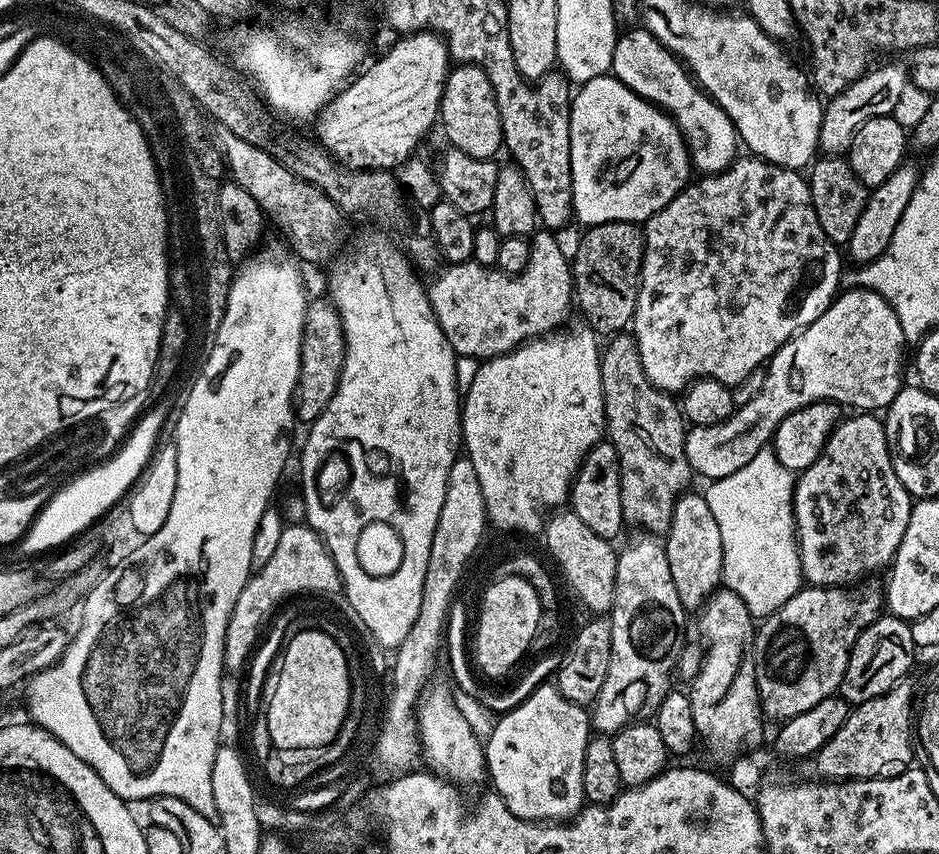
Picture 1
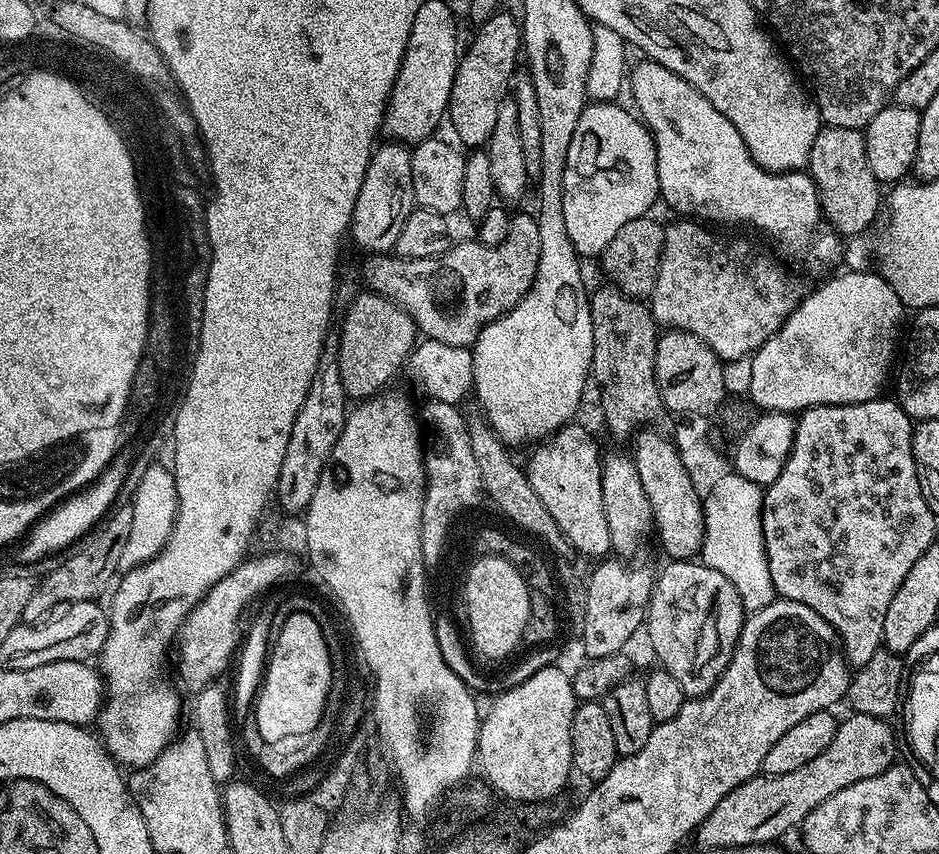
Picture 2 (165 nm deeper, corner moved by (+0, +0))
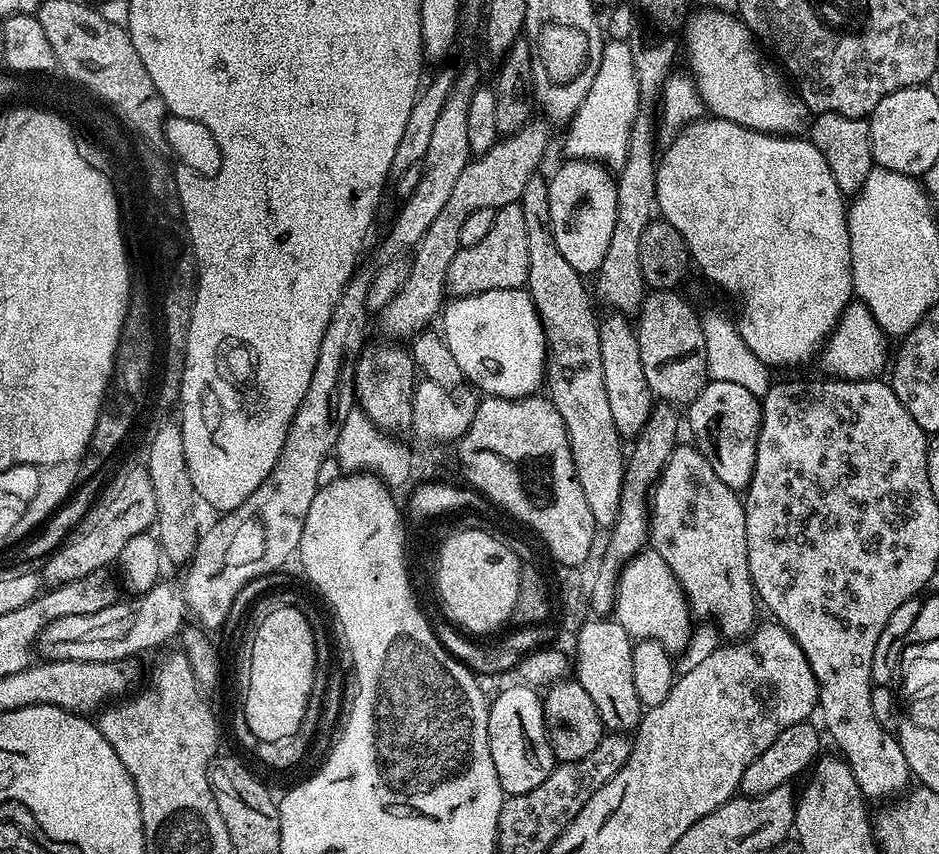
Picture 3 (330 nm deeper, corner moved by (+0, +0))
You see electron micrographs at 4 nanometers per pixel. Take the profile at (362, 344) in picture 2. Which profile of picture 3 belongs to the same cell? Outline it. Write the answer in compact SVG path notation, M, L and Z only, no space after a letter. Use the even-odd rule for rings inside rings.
M533 118L526 121L520 128L514 132L501 135L494 146L490 146L490 150L473 155L462 174L455 180L450 198L447 203L443 204L443 209L439 211L430 223L430 228L426 230L422 238L417 242L414 249L414 255L411 257L412 273L410 278L402 286L400 293L391 300L386 307L380 309L378 319L380 319L380 328L385 332L385 337L391 338L396 342L408 342L418 332L423 332L429 327L428 324L432 319L437 319L438 313L441 311L442 305L446 300L446 285L448 282L448 267L450 262L454 262L454 254L458 254L460 249L460 233L462 231L462 222L466 222L469 214L474 214L474 210L482 210L483 208L501 208L507 204L519 204L522 198L522 190L526 190L526 182L530 182L532 176L537 175L541 171L540 163L544 160L544 155L548 152L548 130L550 124L544 118Z

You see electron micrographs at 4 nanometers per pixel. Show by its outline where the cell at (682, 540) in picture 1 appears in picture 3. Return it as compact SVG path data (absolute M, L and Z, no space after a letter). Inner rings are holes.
M608 314L600 320L600 345L602 346L602 378L606 378L606 399L610 402L610 411L614 418L614 426L621 437L632 438L642 430L646 418L650 418L654 397L646 382L646 373L642 370L642 358L638 354L638 338L633 321L624 314Z

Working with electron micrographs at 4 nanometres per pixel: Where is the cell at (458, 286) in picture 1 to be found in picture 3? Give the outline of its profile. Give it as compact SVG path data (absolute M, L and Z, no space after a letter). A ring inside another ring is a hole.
M507 204L496 209L494 227L486 233L486 238L474 246L460 247L458 254L454 254L454 262L448 267L447 291L457 297L499 288L524 288L530 270L530 253L526 245L526 217L522 214L522 206Z

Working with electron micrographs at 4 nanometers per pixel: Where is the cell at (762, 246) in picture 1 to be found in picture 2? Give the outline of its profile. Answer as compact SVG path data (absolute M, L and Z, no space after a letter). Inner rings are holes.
M676 218L672 225L669 223L665 227L664 245L662 246L660 265L658 266L658 278L654 282L654 290L650 297L650 307L652 317L655 318L657 325L661 329L671 330L677 328L683 332L694 334L698 338L702 338L702 342L706 342L706 346L710 346L710 350L714 350L714 354L720 357L721 361L727 362L730 360L743 360L756 353L785 324L790 313L799 307L801 300L806 295L806 288L803 288L794 277L787 276L784 273L783 266L770 253L763 252L754 241L747 240L744 236L723 236L720 232L723 231L713 230L711 227L705 226L692 218Z

